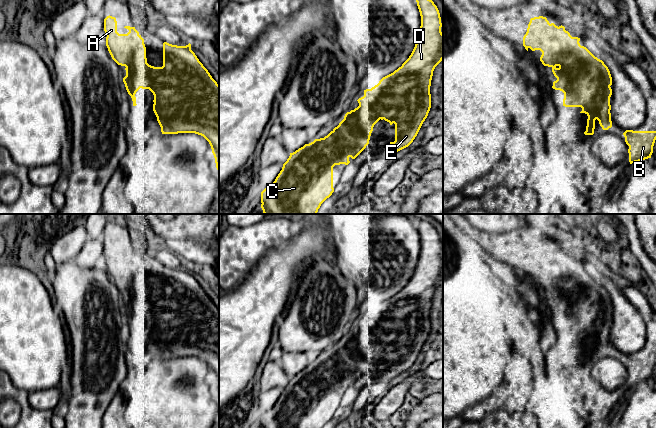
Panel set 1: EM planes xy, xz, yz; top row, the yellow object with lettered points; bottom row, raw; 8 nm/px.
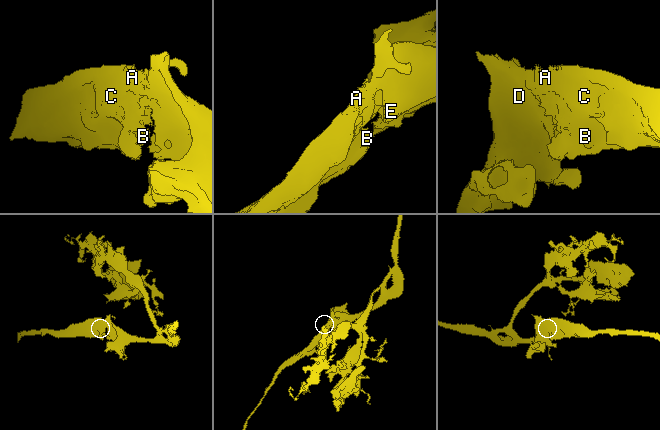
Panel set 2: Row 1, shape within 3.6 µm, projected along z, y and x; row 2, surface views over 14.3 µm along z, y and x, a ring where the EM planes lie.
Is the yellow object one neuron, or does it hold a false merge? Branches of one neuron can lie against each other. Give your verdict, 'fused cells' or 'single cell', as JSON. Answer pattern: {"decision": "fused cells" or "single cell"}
{"decision": "single cell"}

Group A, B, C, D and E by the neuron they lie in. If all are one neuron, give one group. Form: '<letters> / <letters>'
A B C D E

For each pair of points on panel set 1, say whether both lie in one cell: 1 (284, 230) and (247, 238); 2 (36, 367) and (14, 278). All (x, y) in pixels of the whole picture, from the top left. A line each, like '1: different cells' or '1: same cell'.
1: same cell
2: same cell

